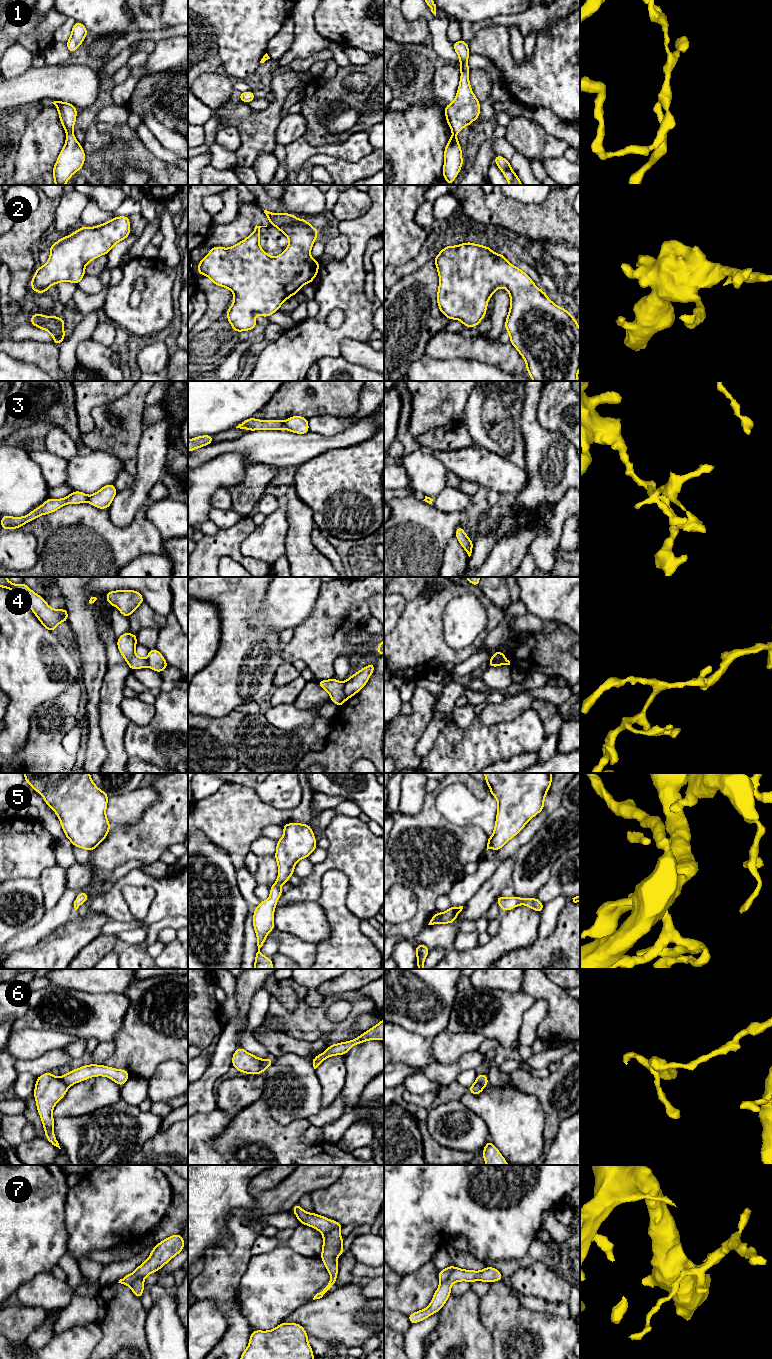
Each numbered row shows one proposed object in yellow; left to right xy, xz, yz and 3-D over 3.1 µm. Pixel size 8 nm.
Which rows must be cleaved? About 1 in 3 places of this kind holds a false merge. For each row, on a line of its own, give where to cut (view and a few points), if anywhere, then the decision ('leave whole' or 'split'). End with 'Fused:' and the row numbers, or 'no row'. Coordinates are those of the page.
1: cut xy (71, 131), (67, 133); split
2: cut none; leave whole
3: cut xz (283, 422), (285, 428); split
4: cut xz (343, 682), (343, 695), (346, 698); split
5: cut none; leave whole
6: cut xz (263, 1060), (259, 1072); split
7: cut yz (454, 1267), (451, 1274), (441, 1282); split
Fused: 1, 3, 4, 6, 7

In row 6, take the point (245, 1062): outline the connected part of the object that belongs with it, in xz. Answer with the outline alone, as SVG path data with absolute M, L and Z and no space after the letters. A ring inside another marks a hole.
M238 1047L232 1056L232 1066L239 1072L247 1073L248 1075L260 1074L260 1069L263 1059L260 1059L253 1054Z

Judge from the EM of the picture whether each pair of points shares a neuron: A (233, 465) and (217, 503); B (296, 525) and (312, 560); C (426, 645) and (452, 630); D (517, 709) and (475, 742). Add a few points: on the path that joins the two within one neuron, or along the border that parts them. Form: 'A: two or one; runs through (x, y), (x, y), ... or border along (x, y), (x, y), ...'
A: two; border along (225, 488), (219, 488), (211, 496), (212, 508)
B: one; runs through (299, 534), (299, 547), (303, 551)
C: two; border along (443, 611), (443, 639), (448, 646), (460, 650)
D: two; border along (524, 711), (489, 725), (479, 721)

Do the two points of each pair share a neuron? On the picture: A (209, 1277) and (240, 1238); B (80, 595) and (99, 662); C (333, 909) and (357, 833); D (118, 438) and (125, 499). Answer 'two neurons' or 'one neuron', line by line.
A: one neuron
B: one neuron
C: two neurons
D: two neurons

